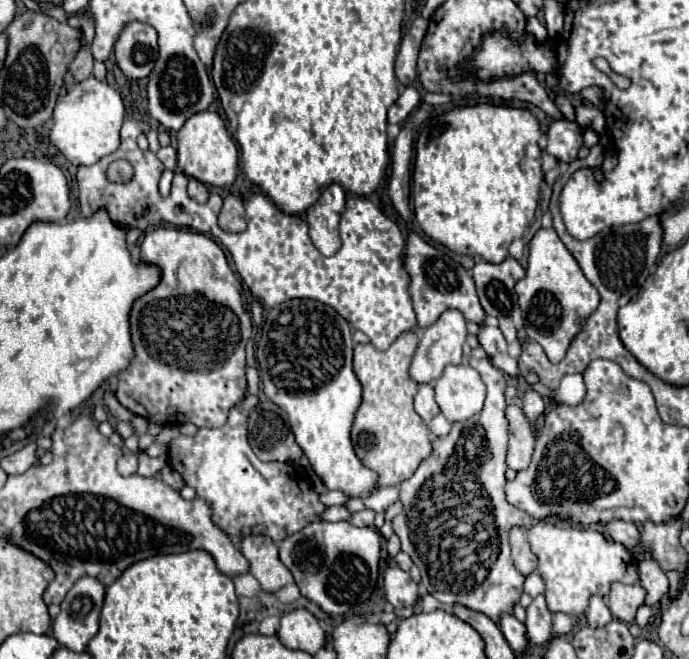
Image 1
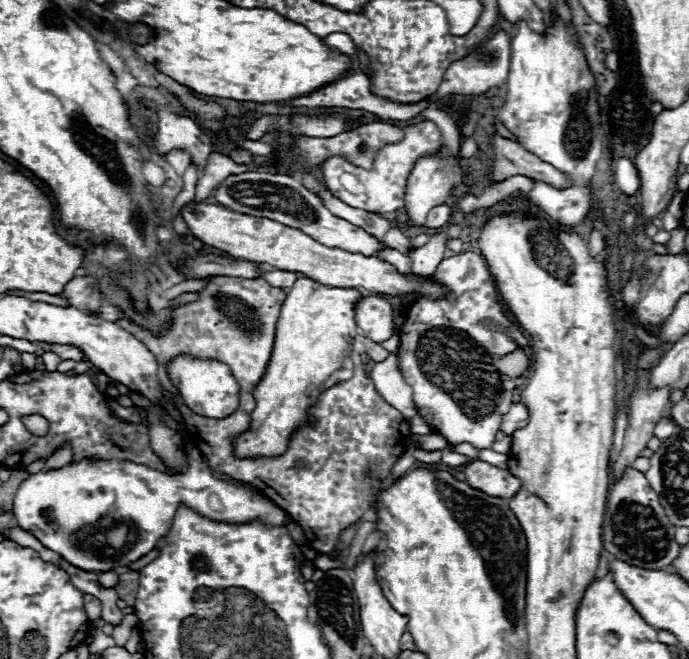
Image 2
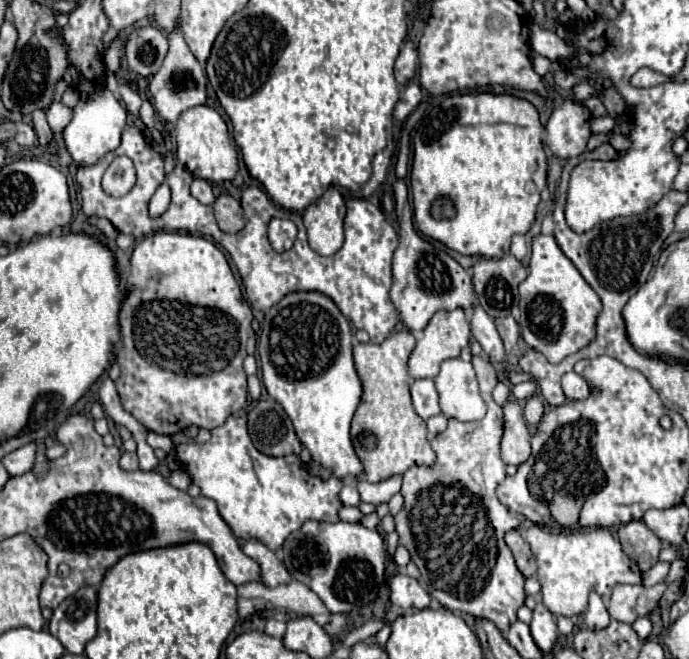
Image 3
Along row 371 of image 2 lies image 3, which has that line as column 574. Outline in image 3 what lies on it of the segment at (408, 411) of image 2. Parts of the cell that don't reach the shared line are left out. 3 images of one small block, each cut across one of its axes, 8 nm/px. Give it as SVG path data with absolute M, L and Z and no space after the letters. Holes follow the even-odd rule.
M568 372L562 376L562 388L568 400L584 400L590 396L588 384L582 376L578 376L576 372Z

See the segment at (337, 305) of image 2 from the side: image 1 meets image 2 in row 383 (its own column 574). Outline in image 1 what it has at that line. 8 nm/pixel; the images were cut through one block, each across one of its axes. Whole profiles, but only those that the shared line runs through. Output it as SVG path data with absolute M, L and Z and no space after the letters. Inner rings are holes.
M540 228L534 234L530 242L526 278L520 280L514 290L518 294L518 304L524 314L524 328L528 340L538 342L552 364L558 364L564 358L572 340L586 324L586 318L600 304L598 290L586 280L578 262L566 250L562 240L556 236L554 228L550 230Z

